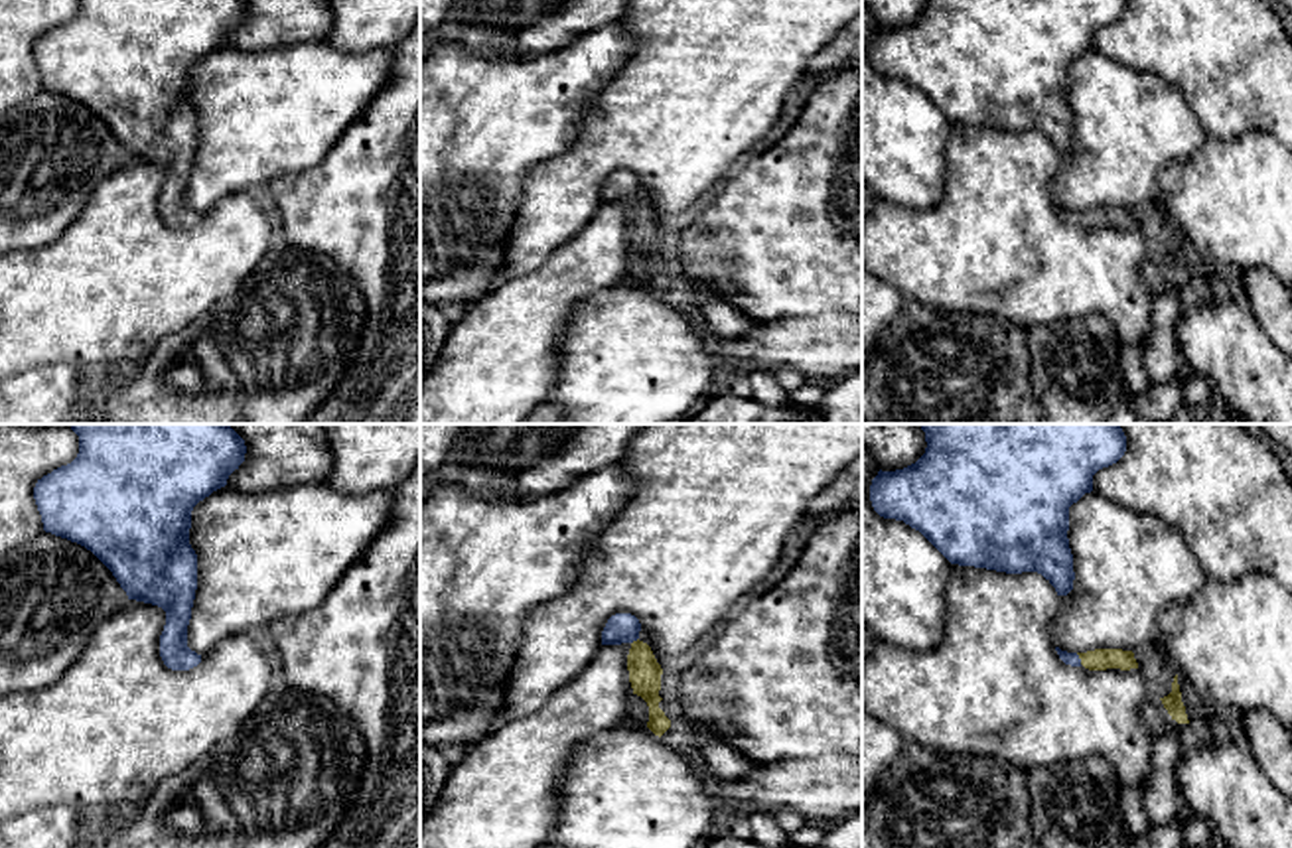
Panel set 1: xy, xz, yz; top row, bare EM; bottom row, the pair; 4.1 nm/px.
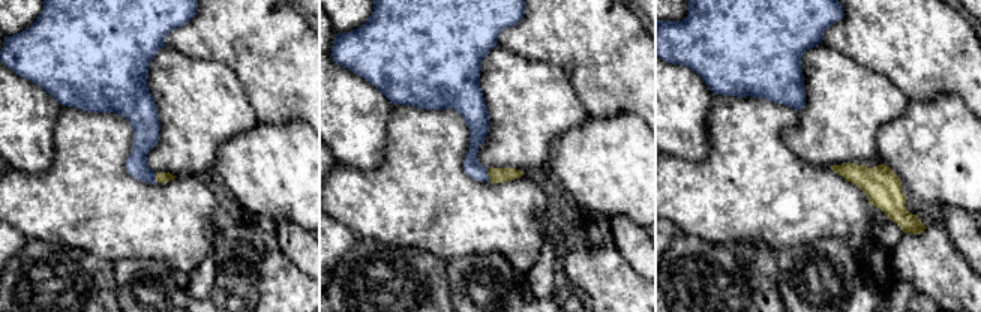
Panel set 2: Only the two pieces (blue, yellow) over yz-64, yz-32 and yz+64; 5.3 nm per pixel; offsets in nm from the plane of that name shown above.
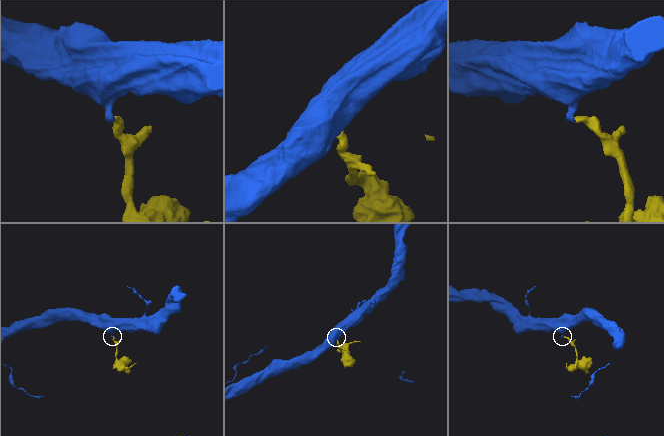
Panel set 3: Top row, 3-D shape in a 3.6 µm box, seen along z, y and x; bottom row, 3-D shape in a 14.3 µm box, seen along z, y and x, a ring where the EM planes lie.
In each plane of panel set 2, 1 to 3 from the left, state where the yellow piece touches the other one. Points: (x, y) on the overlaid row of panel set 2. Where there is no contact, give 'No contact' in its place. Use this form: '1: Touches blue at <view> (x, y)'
1: Touches blue at yz-64 (155, 177)
2: Touches blue at yz-32 (488, 176)
3: No contact

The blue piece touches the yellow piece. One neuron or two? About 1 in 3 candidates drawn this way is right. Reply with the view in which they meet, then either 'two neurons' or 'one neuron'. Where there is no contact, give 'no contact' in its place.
yz | one neuron

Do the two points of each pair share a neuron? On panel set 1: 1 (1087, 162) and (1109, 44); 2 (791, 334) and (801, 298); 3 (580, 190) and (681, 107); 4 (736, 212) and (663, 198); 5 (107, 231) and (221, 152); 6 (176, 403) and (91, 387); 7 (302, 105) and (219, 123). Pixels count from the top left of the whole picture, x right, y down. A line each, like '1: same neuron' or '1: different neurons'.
1: different neurons
2: different neurons
3: same neuron
4: different neurons
5: different neurons
6: different neurons
7: same neuron

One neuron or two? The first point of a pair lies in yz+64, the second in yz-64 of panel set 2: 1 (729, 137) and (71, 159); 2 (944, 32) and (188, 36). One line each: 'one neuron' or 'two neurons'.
1: one neuron
2: one neuron

